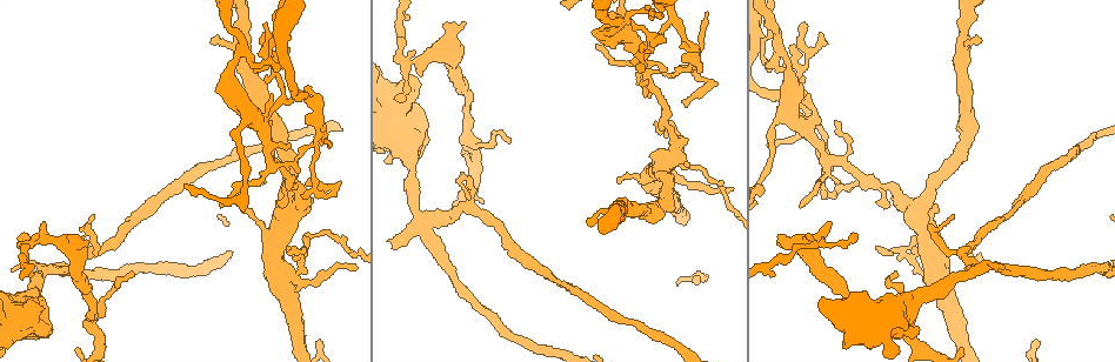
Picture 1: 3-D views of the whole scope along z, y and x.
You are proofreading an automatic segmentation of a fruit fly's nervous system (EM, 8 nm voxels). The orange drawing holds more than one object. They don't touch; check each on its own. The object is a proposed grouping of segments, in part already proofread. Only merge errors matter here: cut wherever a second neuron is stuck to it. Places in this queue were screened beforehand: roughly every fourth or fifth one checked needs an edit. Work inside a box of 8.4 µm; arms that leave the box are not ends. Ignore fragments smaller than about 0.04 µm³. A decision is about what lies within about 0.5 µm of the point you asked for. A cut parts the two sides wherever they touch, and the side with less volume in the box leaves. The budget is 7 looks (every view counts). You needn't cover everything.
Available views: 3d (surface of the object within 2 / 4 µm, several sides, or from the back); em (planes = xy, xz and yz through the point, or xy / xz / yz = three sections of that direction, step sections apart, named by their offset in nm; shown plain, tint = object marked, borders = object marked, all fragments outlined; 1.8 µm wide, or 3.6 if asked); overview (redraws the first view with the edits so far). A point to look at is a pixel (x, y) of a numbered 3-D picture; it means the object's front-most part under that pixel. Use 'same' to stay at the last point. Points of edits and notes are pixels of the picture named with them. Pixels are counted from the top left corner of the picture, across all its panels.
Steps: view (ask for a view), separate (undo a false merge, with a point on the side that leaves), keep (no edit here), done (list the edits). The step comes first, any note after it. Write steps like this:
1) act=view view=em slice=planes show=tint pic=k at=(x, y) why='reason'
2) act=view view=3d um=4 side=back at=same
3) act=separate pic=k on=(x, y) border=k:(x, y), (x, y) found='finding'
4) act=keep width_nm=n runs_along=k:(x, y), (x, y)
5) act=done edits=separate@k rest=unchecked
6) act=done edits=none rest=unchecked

act=view view=3d um=4 pic=1 at=(392, 119)

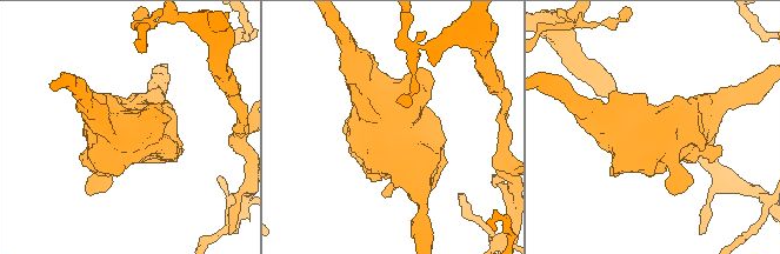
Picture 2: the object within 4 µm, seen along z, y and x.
act=view view=em slice=xy step=4 show=tint pic=2 at=(390, 127)

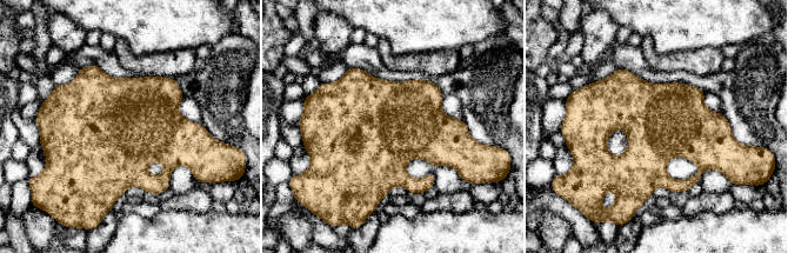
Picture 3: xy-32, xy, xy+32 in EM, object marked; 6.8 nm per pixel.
act=view view=em slice=planes show=borders at=same why='another direction'

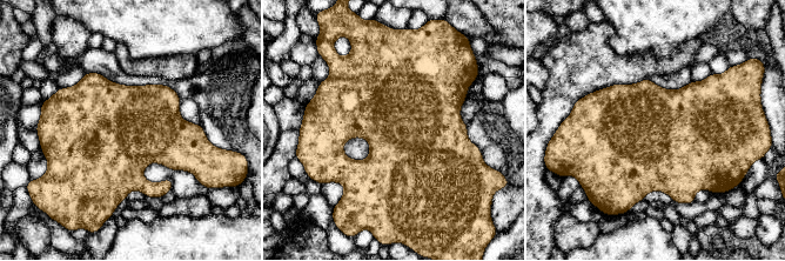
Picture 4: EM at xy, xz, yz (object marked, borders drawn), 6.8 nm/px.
act=keep found='all the same neuron'

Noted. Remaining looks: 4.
act=view view=3d um=4 pic=1 at=(421, 220) why='a fork'

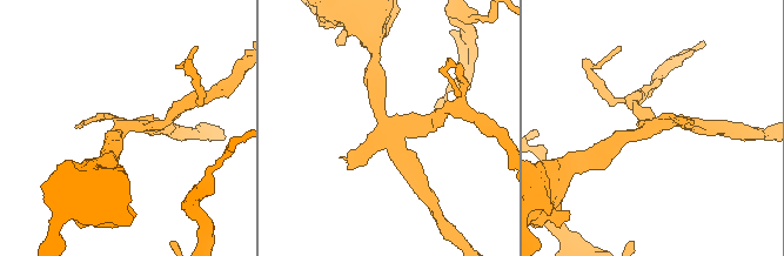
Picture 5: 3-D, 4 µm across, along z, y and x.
act=view view=em um=3.6 slice=planes show=tint pic=5 at=(386, 124) why='now the EM'

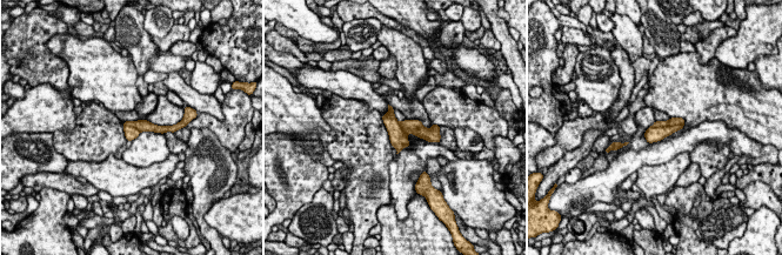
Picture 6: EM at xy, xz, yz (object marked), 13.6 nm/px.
act=separate pic=6 on=(673, 121) found='a second neuron is stuck on'

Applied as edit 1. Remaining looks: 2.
act=view view=overview why='redraw'

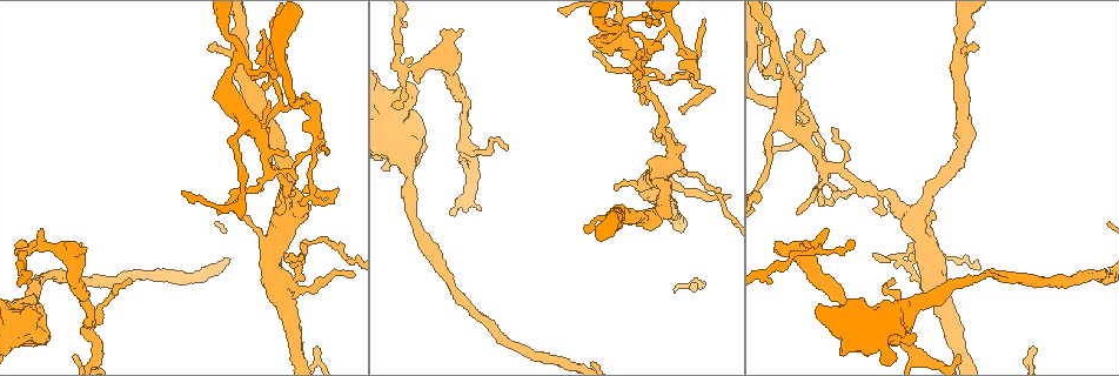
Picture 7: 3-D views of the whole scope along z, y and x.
act=view view=em slice=planes show=tint pic=7 at=(273, 286) why='thick turns thin'

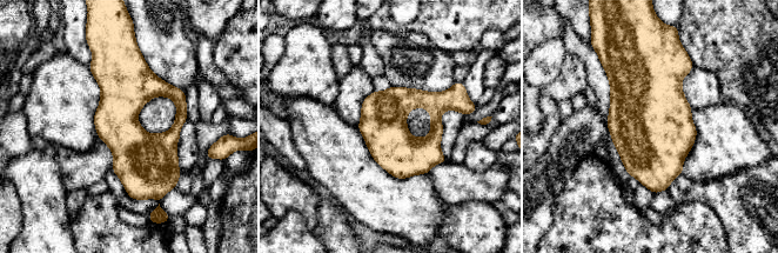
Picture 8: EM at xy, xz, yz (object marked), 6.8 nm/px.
act=keep found='continuous, no second neuron'

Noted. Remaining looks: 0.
act=done edits=separate@6 rest=unchecked

